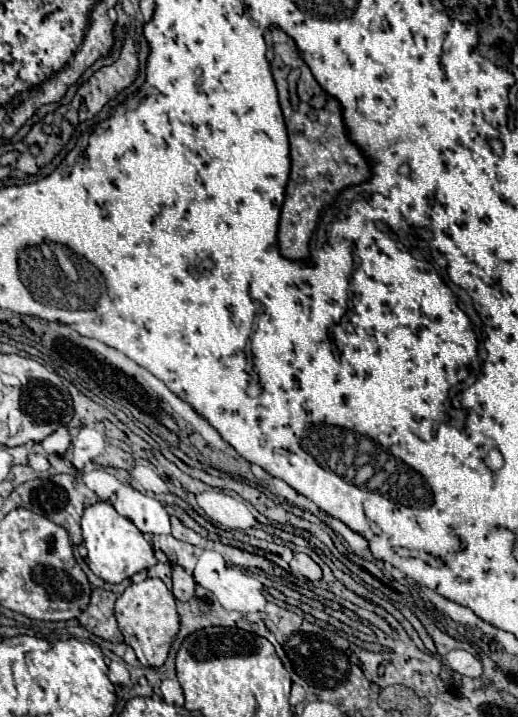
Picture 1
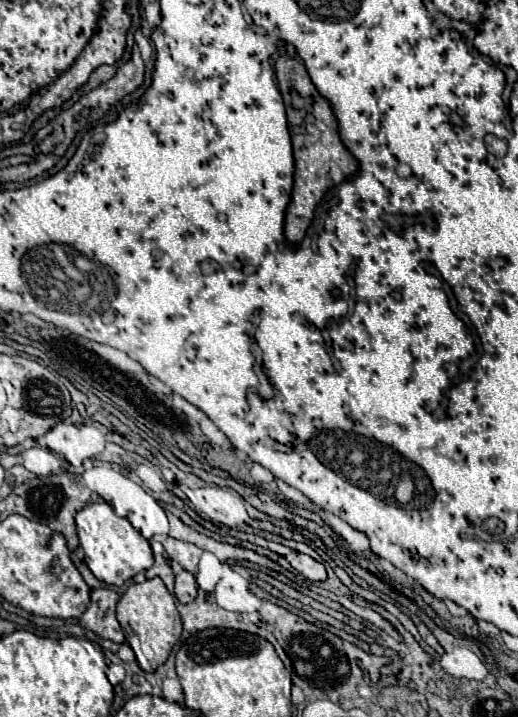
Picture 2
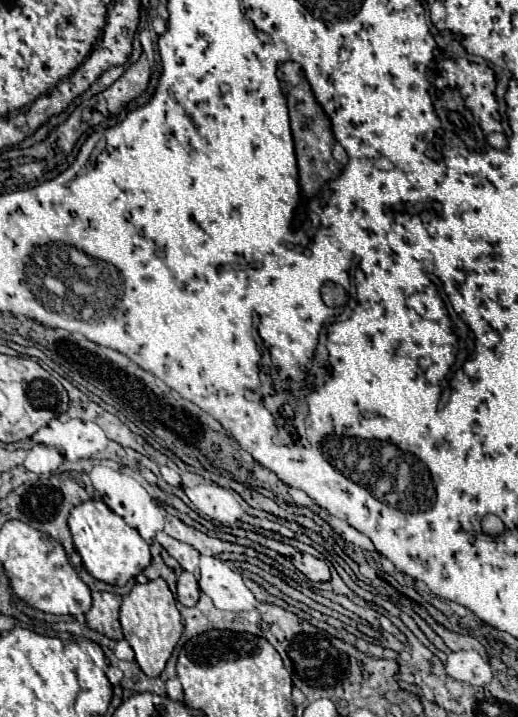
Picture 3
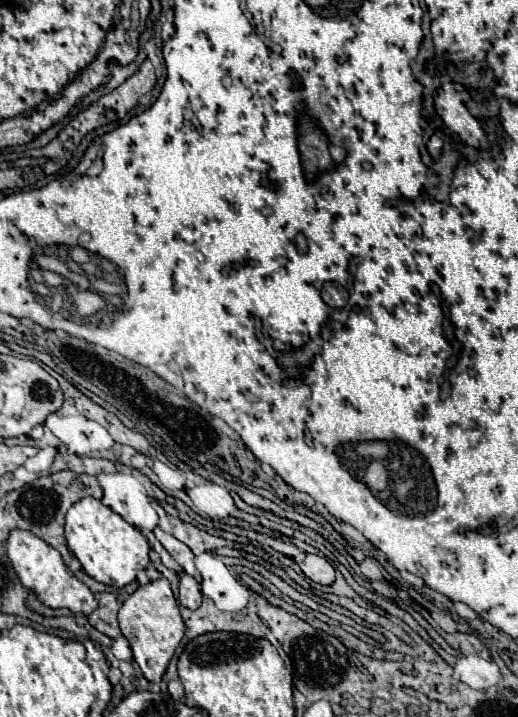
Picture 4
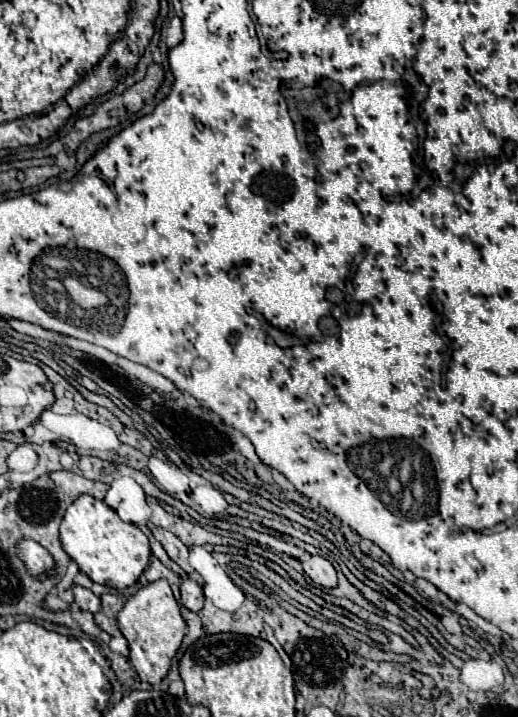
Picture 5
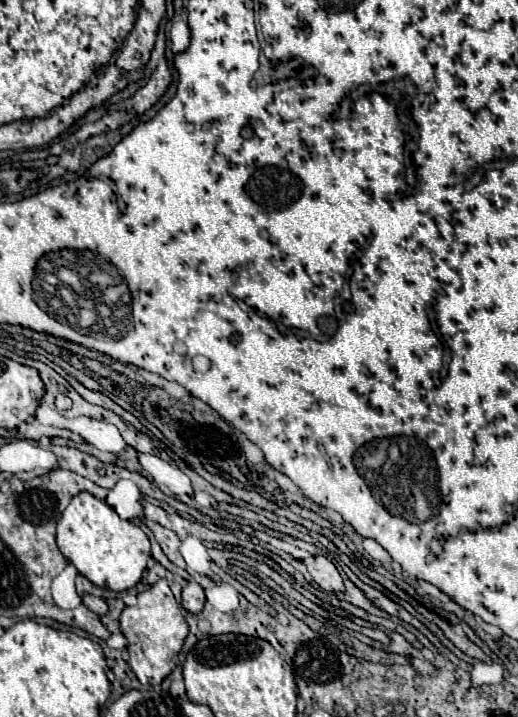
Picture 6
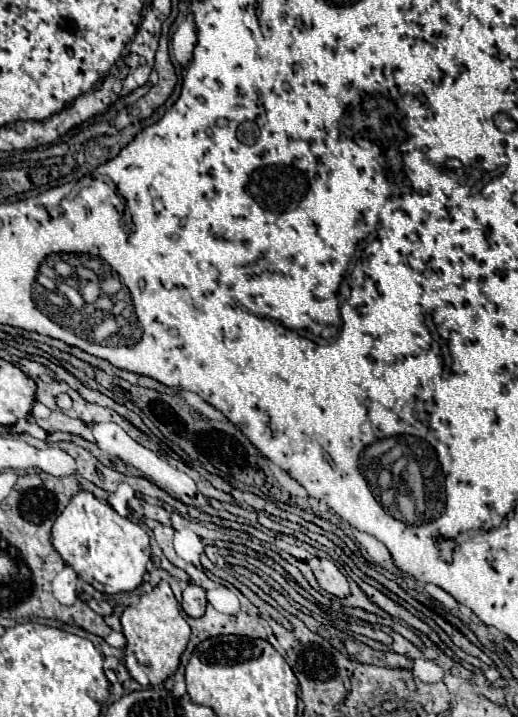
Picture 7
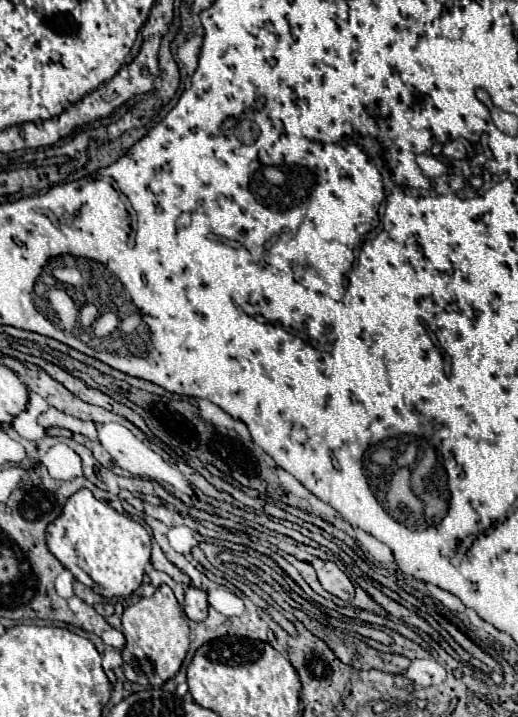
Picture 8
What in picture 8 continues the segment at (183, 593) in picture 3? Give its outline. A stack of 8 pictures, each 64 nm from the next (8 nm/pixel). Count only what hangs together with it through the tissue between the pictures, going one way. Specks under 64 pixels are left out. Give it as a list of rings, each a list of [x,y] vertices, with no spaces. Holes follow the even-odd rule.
[[[190,586],[184,598],[184,612],[190,620],[202,622],[208,616],[208,596],[204,590]]]

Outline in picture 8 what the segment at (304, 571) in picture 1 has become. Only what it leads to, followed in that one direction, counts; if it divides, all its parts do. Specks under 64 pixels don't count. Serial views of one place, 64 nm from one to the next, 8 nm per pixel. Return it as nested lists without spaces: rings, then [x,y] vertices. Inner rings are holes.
[[[312,558],[310,562],[316,568],[318,580],[322,584],[322,588],[334,596],[338,596],[340,600],[350,600],[354,596],[354,586],[348,580],[348,576],[330,560],[320,560],[320,558]]]

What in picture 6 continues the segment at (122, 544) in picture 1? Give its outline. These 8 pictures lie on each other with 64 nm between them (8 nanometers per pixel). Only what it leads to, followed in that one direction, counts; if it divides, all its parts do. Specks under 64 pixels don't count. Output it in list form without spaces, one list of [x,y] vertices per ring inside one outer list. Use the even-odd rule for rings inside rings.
[[[88,492],[74,496],[64,510],[58,522],[56,542],[60,552],[78,568],[82,576],[96,586],[110,588],[114,592],[134,588],[150,560],[148,536],[136,524],[116,516],[116,512],[112,512],[104,500],[98,500]]]

